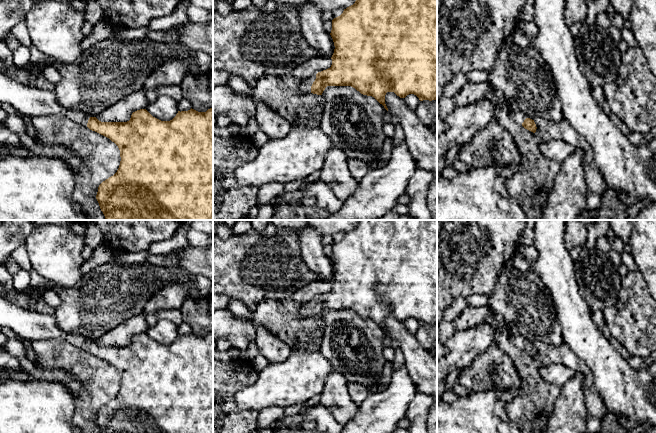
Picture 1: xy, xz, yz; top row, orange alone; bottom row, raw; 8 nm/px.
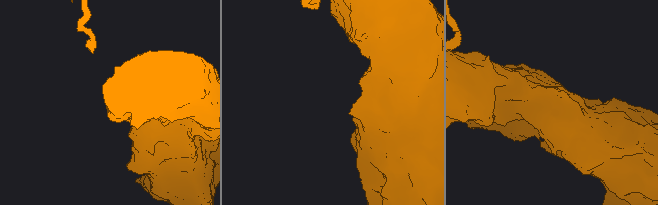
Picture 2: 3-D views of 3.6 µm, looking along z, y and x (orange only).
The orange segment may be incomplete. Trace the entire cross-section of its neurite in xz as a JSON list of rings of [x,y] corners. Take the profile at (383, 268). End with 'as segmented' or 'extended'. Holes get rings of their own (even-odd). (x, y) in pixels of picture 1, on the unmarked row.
[[[359,220],[353,229],[344,233],[340,240],[332,244],[330,259],[335,270],[331,291],[302,305],[296,313],[298,316],[322,319],[327,310],[351,310],[363,319],[374,321],[387,335],[385,328],[387,316],[394,316],[400,322],[414,318],[420,325],[437,324],[437,220]]] | extended

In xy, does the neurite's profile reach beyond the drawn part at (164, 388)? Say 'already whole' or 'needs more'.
needs more

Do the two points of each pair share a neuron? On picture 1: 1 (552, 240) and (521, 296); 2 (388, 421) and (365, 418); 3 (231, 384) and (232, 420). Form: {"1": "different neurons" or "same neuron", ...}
{"1": "different neurons", "2": "same neuron", "3": "same neuron"}

